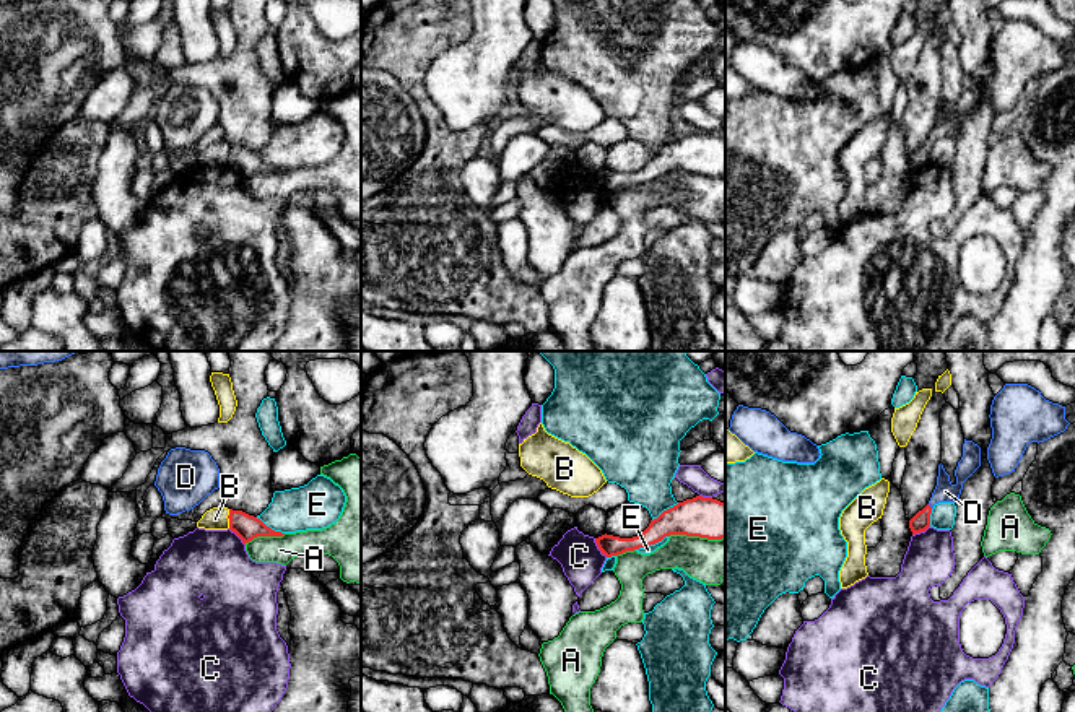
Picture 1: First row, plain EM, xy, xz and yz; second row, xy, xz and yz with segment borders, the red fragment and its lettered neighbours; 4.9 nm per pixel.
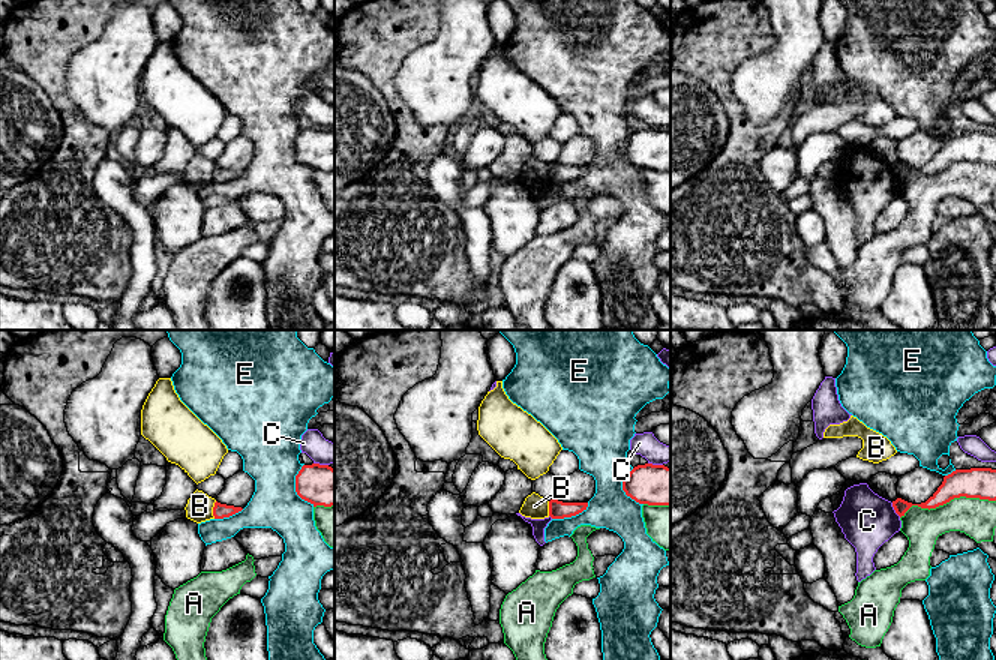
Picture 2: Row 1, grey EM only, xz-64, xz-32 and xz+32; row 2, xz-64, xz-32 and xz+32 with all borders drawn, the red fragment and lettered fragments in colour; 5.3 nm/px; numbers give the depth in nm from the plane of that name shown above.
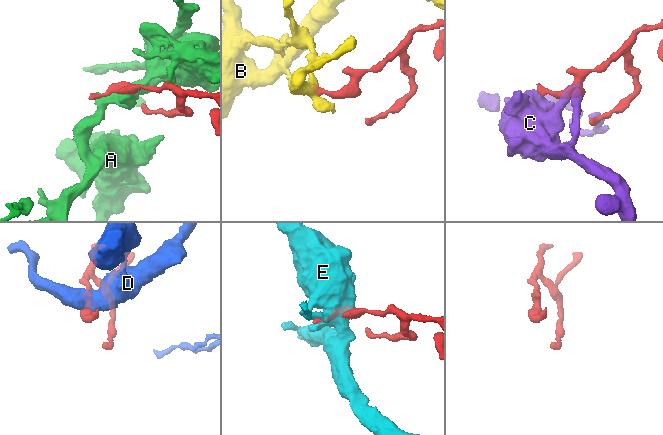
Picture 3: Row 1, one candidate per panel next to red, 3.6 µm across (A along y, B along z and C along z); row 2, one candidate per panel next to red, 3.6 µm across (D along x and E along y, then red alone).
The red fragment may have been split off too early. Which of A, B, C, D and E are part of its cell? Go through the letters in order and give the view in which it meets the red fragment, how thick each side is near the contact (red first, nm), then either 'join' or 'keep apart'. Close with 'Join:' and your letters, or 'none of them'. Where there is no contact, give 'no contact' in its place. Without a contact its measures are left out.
A: contact in xz; calibres 200 and 220 nm; keep apart
B: contact in xy; calibres 130 and 110 nm; keep apart
C: contact in xz; calibres 100 and 200 nm; keep apart
D: contact in yz; calibres 90 and 100 nm; join
E: contact in xz; calibres 190 and 50 nm; keep apart
Join: D

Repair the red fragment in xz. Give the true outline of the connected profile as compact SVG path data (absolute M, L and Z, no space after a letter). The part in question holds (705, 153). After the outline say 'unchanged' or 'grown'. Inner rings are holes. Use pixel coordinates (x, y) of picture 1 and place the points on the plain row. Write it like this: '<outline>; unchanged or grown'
M696 132L664 146L638 172L620 174L602 171L595 179L607 193L634 187L662 177L670 171L699 172L707 176L725 174L725 138Z; unchanged

